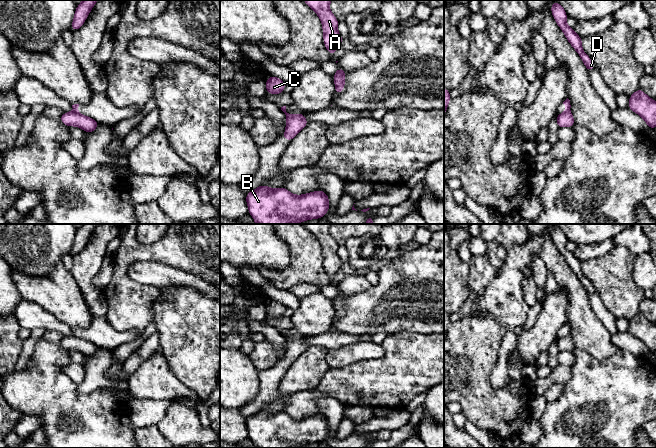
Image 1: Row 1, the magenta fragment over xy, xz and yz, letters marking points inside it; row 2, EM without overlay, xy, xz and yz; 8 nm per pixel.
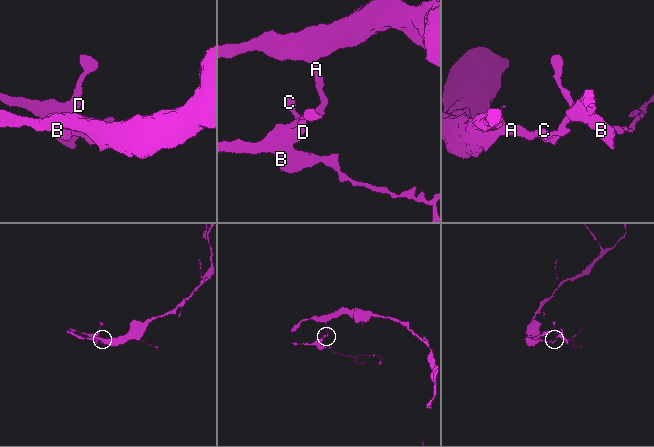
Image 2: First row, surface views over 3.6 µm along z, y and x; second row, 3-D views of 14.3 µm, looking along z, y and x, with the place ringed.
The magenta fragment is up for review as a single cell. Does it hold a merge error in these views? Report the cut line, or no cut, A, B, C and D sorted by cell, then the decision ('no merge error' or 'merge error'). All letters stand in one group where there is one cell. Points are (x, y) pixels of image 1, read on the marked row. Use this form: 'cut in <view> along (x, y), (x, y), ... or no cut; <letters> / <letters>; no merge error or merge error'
cut in yz along (566, 111), (569, 112); A C / B D; merge error

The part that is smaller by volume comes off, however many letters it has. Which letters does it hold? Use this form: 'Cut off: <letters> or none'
Cut off: B, D

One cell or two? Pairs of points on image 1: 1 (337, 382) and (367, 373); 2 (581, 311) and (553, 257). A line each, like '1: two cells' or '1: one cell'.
1: one cell
2: one cell

